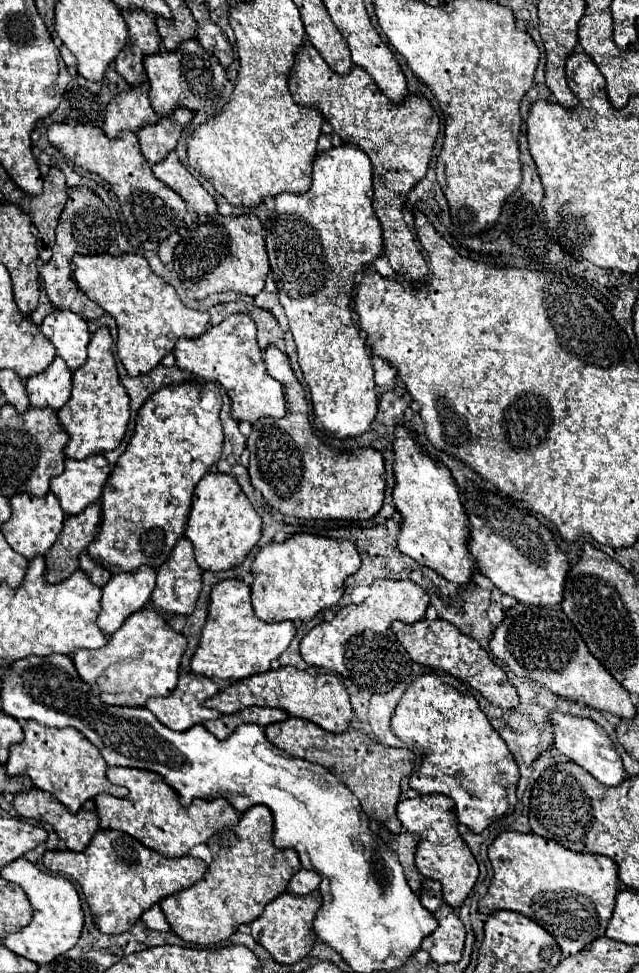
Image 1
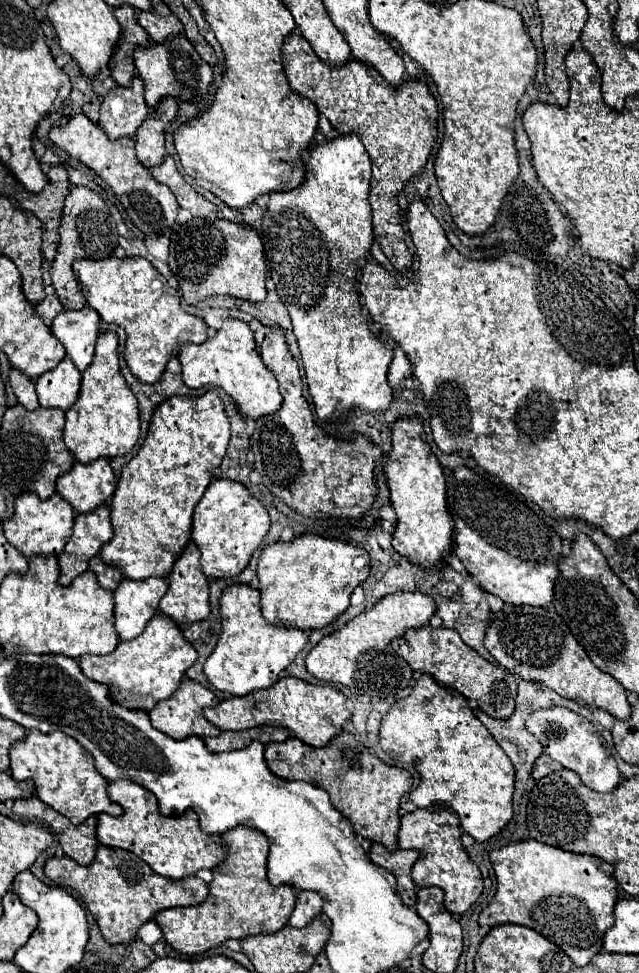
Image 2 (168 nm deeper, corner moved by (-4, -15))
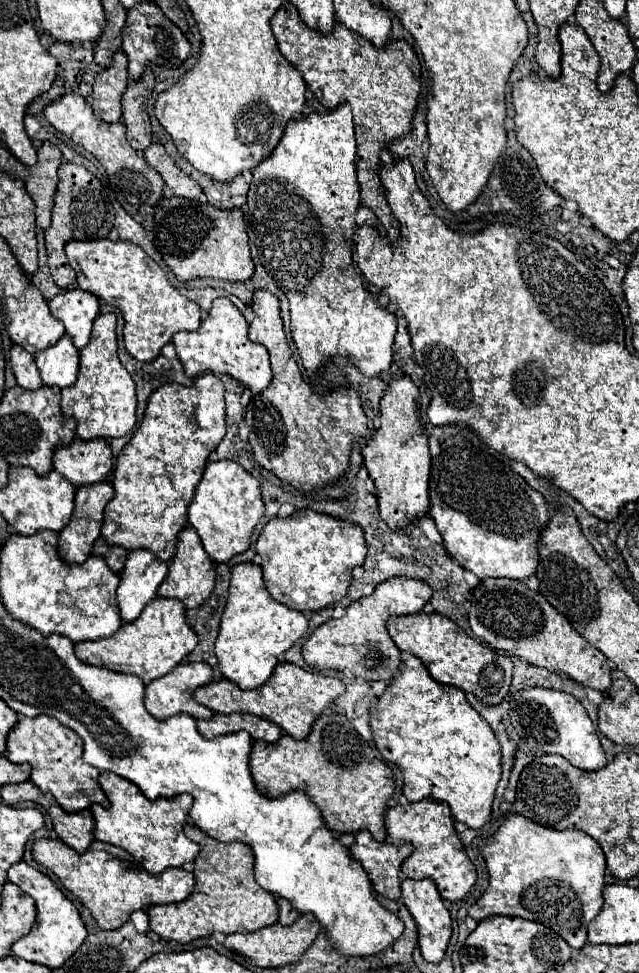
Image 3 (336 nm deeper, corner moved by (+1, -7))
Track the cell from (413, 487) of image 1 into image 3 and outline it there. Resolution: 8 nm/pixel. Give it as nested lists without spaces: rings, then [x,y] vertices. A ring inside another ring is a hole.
[[[408,376],[394,378],[386,388],[380,402],[380,422],[372,440],[362,448],[362,456],[364,466],[378,488],[380,518],[392,532],[402,532],[406,526],[416,524],[418,518],[430,514],[428,478],[432,464],[428,436],[418,418],[418,388]]]

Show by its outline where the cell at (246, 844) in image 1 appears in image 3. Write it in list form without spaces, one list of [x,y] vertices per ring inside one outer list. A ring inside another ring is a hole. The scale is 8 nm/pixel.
[[[186,824],[184,832],[190,840],[200,844],[200,852],[194,858],[196,888],[190,898],[176,904],[150,906],[150,928],[164,940],[192,942],[214,932],[254,932],[278,922],[276,896],[260,888],[254,880],[254,852],[244,842],[220,842],[194,824]]]

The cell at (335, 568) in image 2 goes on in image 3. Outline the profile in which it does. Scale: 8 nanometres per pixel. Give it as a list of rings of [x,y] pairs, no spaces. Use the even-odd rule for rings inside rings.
[[[298,510],[290,518],[272,518],[256,542],[268,594],[298,612],[318,612],[338,604],[352,582],[352,570],[364,564],[366,542],[360,526],[312,510]]]

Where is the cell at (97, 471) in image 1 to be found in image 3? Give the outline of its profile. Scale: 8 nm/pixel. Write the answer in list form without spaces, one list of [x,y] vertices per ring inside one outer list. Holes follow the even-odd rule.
[[[74,440],[54,454],[54,470],[76,488],[106,482],[112,472],[112,452],[106,440]]]

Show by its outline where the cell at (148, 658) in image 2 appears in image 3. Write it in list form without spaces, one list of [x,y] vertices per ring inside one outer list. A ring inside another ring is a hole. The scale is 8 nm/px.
[[[154,598],[150,600],[150,604],[146,604],[138,620],[122,624],[120,630],[108,638],[96,642],[78,642],[74,650],[76,656],[90,666],[104,666],[112,672],[134,674],[144,684],[150,684],[152,680],[168,674],[174,666],[178,666],[186,658],[186,654],[196,648],[196,644],[198,638],[186,624],[184,608],[178,604],[178,600]]]

